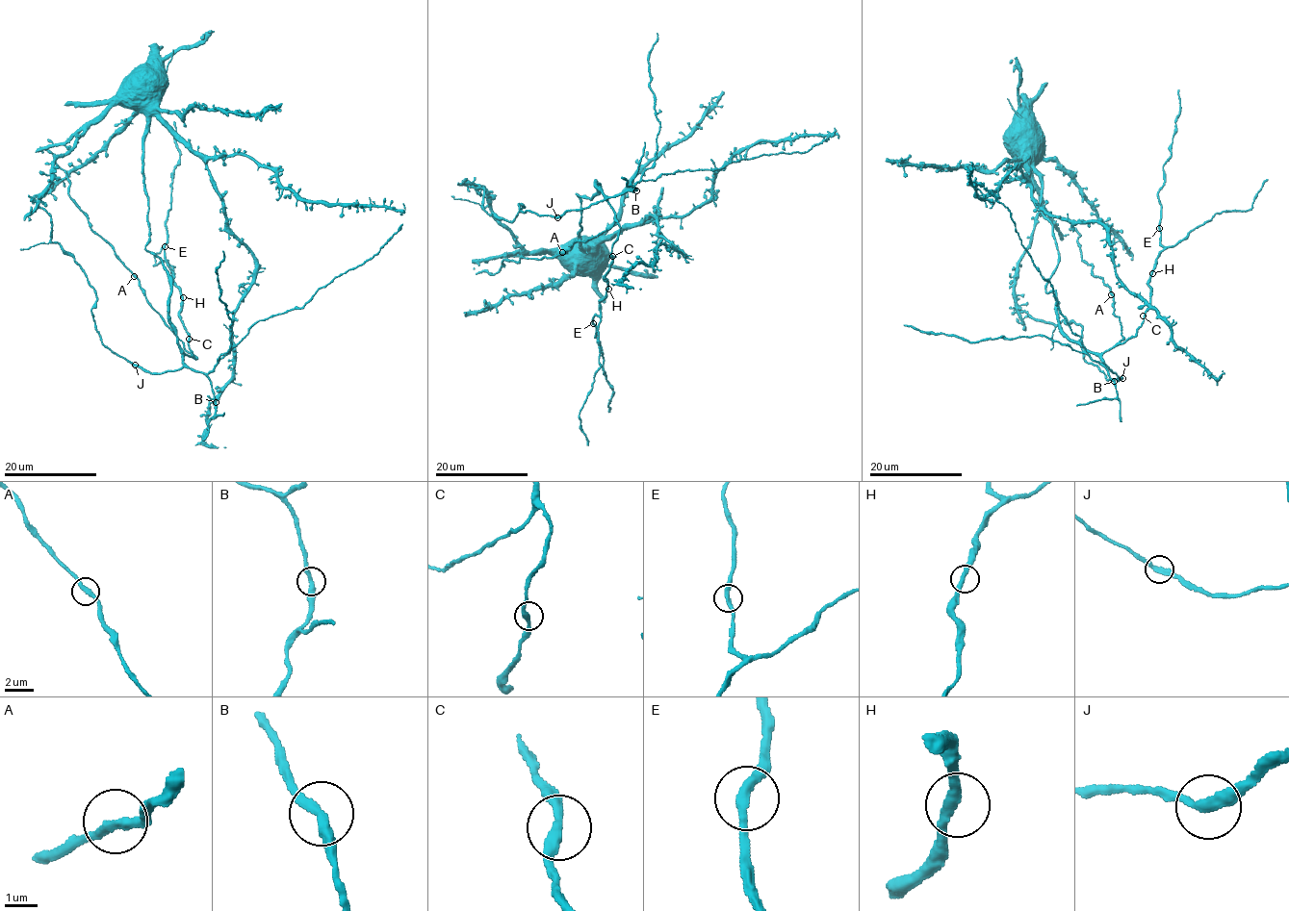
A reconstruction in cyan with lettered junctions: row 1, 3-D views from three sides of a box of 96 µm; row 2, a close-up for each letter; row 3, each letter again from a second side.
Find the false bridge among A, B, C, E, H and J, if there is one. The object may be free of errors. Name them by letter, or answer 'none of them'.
none of them

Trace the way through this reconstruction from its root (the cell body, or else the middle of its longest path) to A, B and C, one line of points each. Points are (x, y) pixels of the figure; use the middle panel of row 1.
A: (580, 224), (576, 193), (592, 197), (596, 180), (614, 220), (597, 237), (575, 241), (562, 252)
B: (580, 224), (580, 199), (576, 193), (592, 197), (599, 188), (596, 180), (596, 188), (605, 198), (636, 190)
C: (580, 224), (576, 193), (592, 197), (599, 188), (596, 180), (596, 188), (607, 198), (619, 227), (612, 256)

